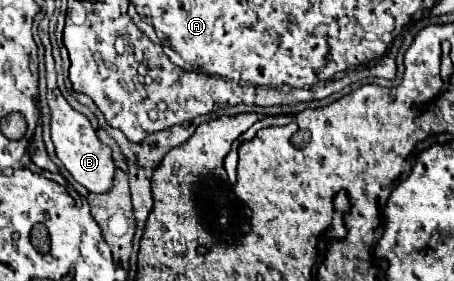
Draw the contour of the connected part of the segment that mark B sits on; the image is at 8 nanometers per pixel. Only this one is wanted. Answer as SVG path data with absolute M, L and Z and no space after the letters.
M43 36L43 46L45 46L45 64L47 64L47 102L51 108L51 138L55 144L55 152L63 166L69 170L69 174L83 184L89 192L107 192L113 182L115 166L111 160L111 150L109 146L101 144L95 130L91 128L87 116L81 112L73 110L73 106L63 98L63 94L57 88L55 80L55 68L53 68L53 56L51 56L51 46L49 38Z

